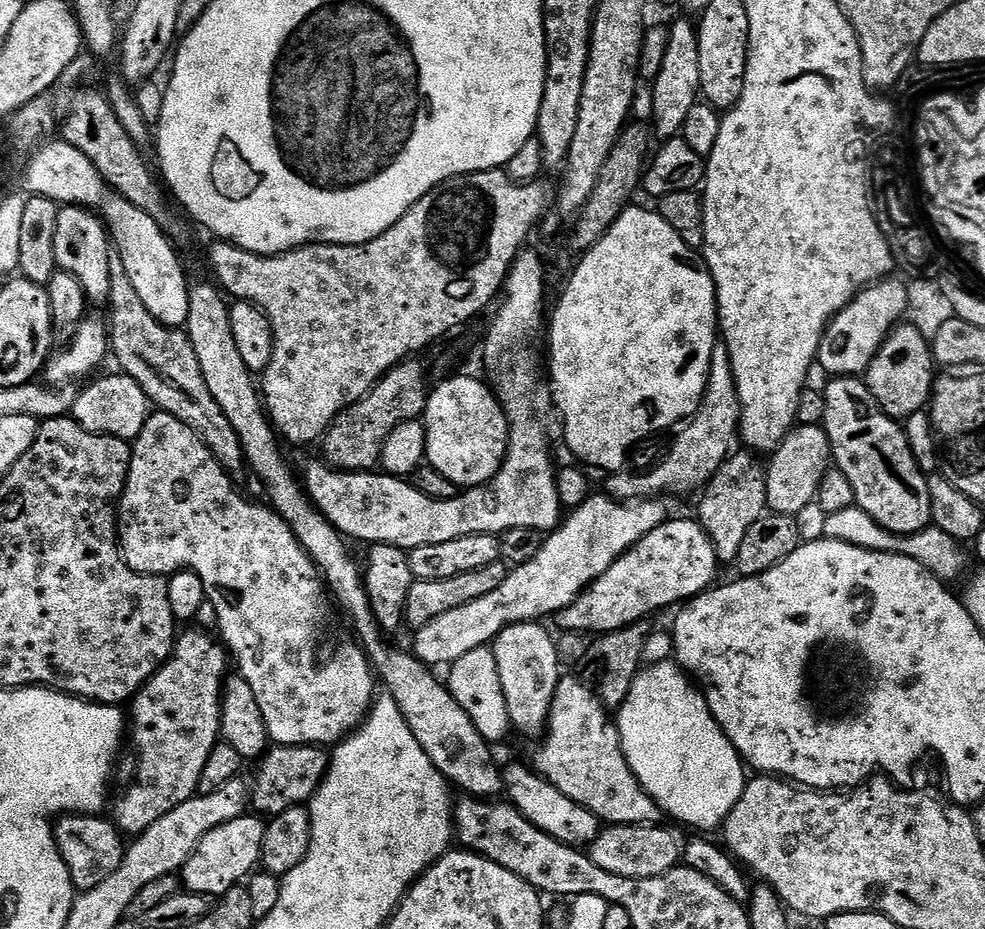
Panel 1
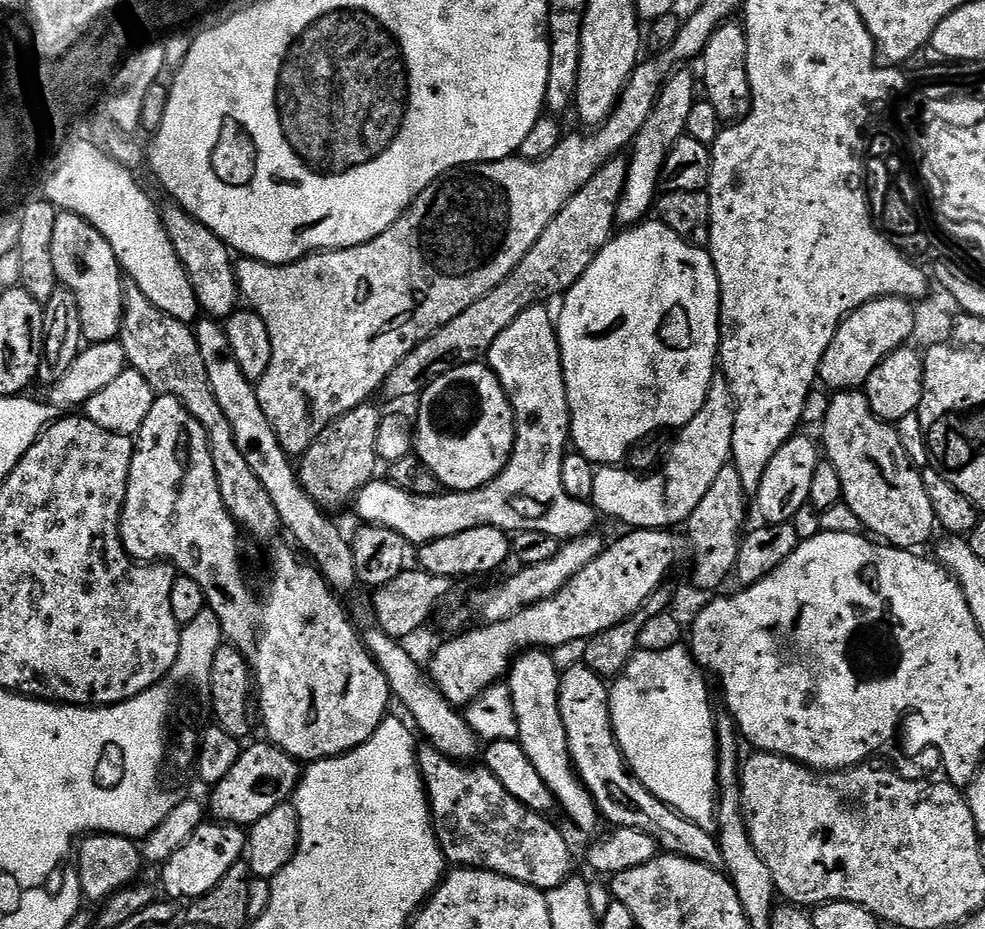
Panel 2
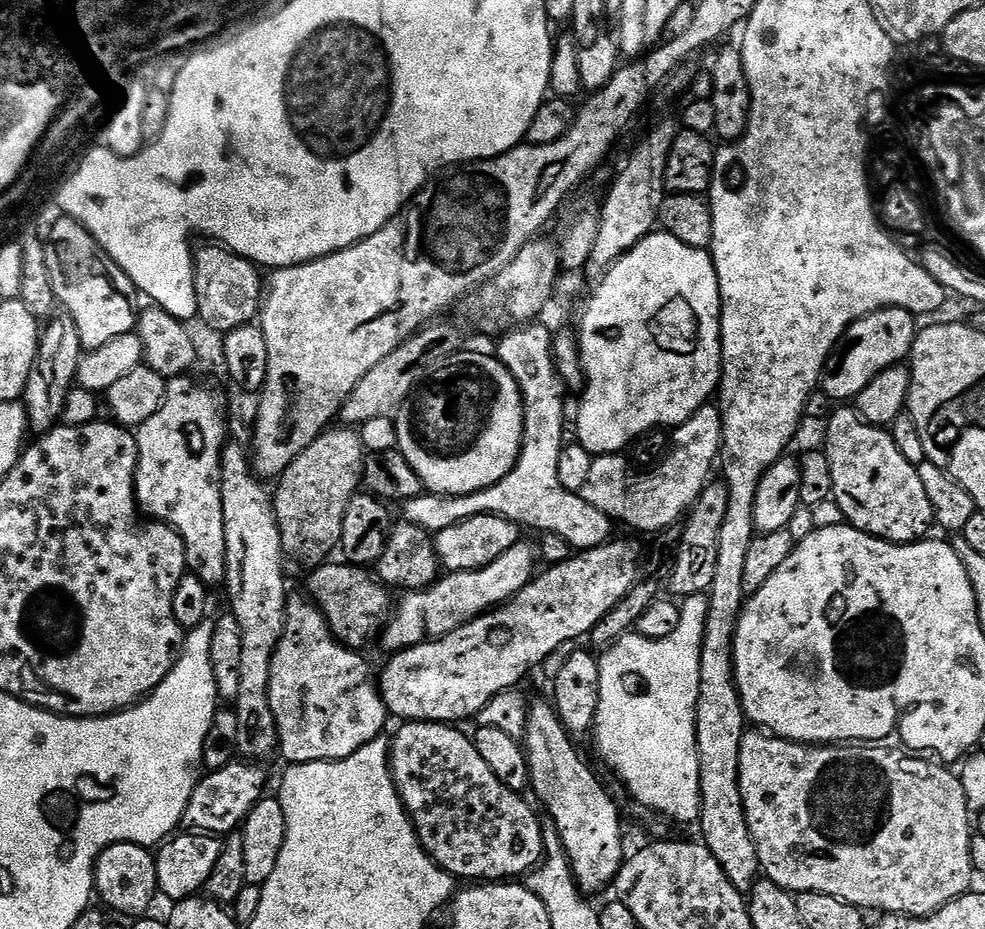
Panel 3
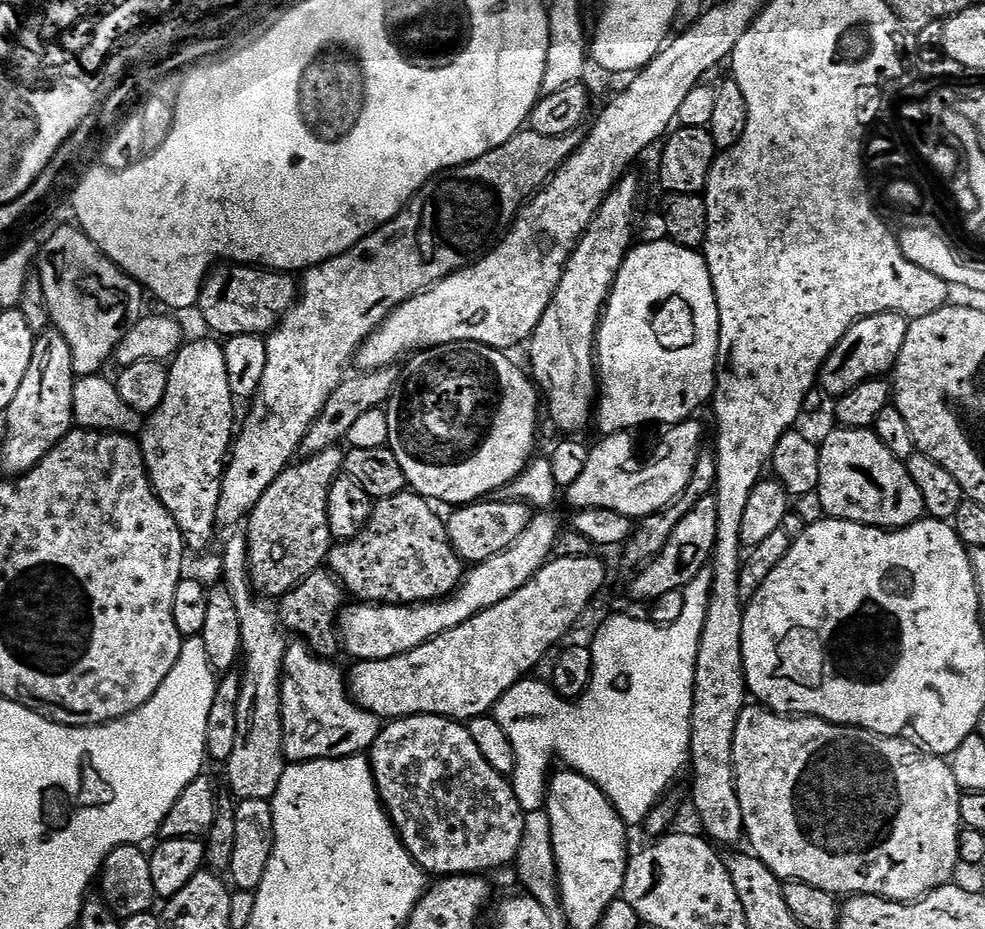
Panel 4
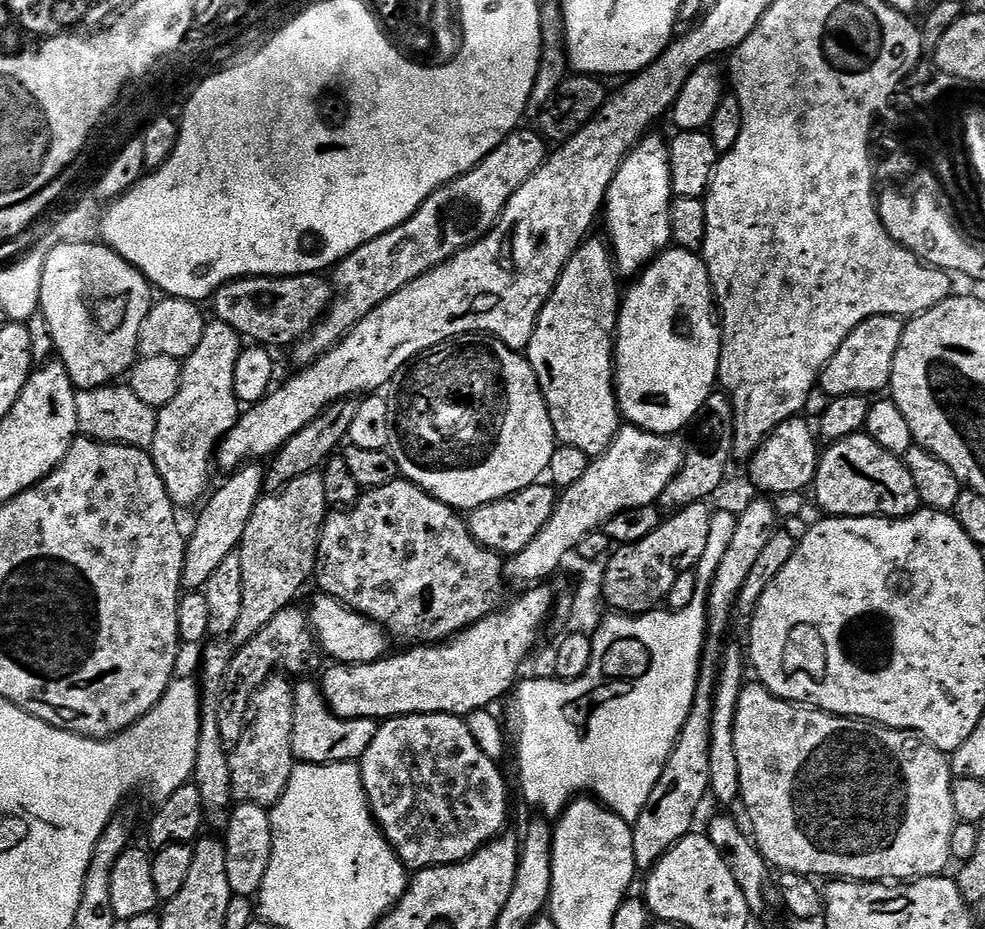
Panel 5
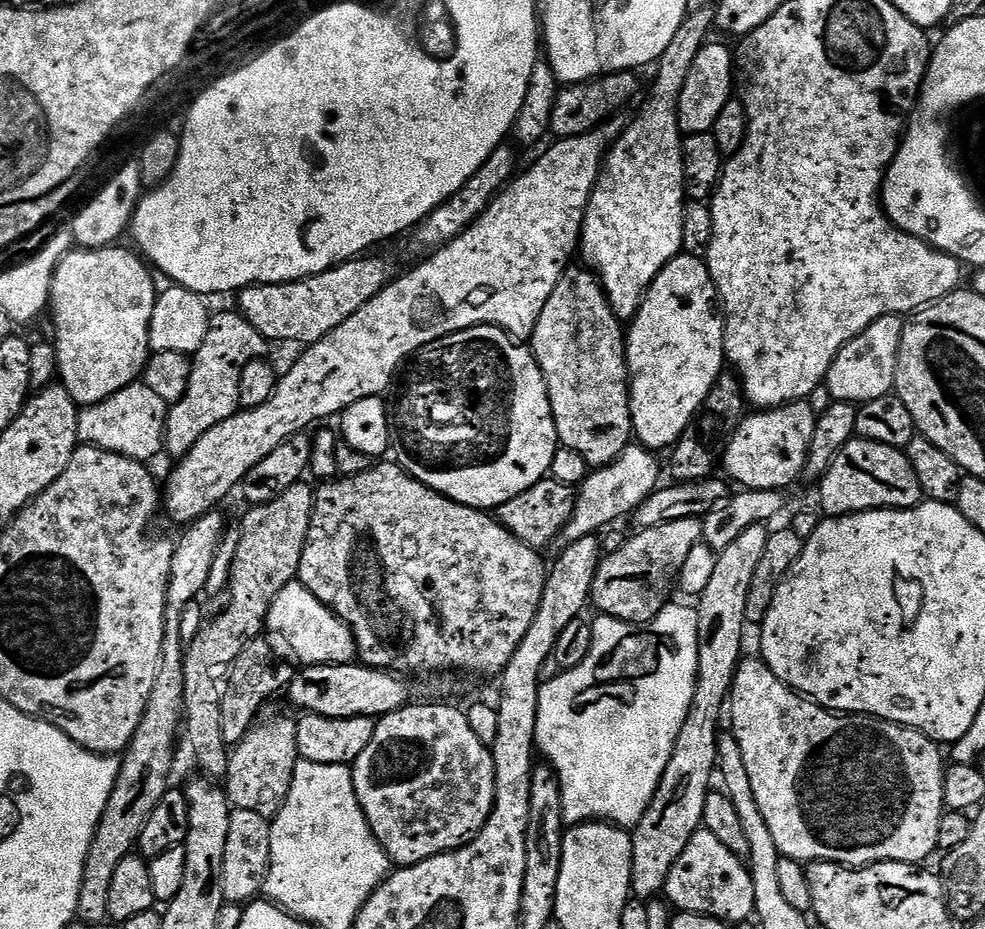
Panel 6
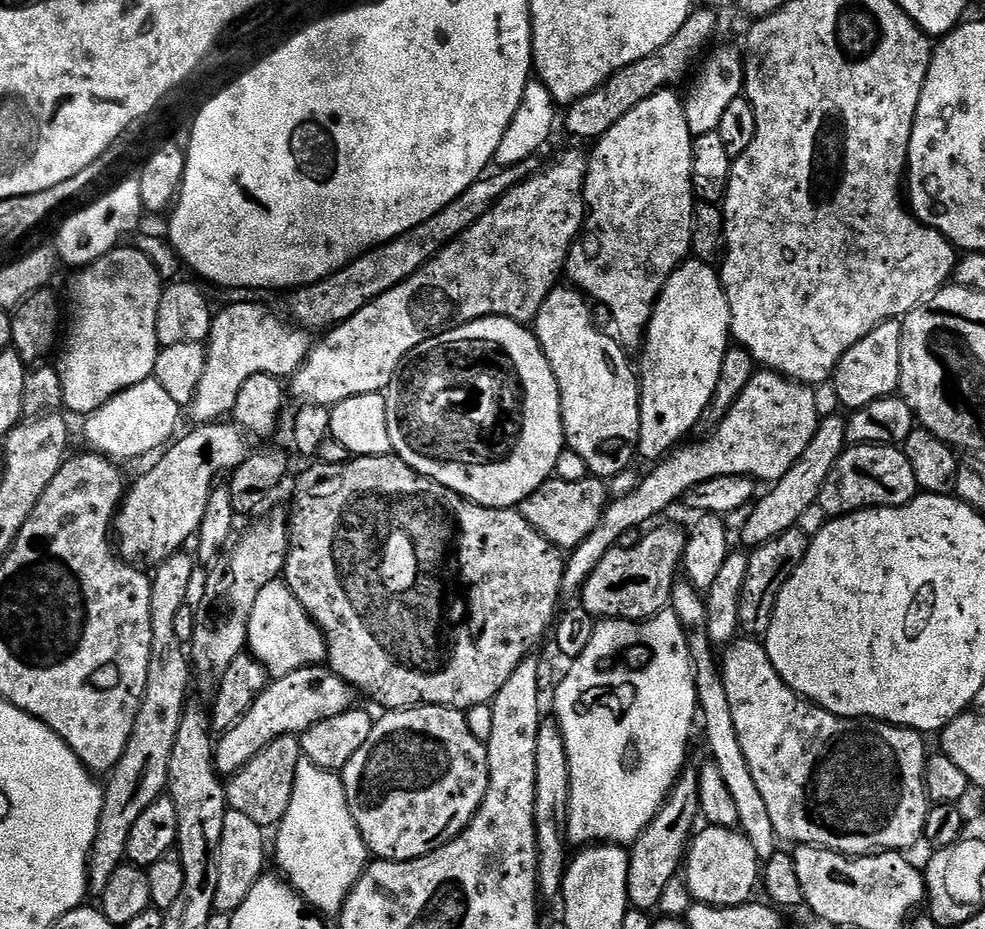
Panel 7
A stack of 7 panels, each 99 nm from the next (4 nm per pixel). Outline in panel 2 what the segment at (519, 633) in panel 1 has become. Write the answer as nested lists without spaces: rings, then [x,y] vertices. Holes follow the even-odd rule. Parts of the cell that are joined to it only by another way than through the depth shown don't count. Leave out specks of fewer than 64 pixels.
[[[544,650],[521,652],[512,661],[506,683],[510,698],[514,702],[514,718],[518,722],[516,739],[519,740],[522,750],[526,750],[526,758],[530,758],[534,770],[538,770],[542,782],[546,782],[559,811],[568,815],[568,820],[574,827],[581,828],[584,832],[592,832],[602,824],[602,817],[590,790],[586,790],[570,758],[570,742],[566,738],[566,726],[562,722],[560,709],[561,675],[554,666],[551,655]]]

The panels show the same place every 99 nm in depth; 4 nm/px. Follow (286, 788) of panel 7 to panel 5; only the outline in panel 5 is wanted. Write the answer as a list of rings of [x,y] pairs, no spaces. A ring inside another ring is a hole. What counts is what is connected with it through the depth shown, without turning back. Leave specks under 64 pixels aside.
[[[274,674],[254,694],[250,719],[242,738],[231,749],[228,765],[233,797],[242,804],[257,804],[271,809],[277,804],[290,782],[294,767],[294,684],[287,675]]]

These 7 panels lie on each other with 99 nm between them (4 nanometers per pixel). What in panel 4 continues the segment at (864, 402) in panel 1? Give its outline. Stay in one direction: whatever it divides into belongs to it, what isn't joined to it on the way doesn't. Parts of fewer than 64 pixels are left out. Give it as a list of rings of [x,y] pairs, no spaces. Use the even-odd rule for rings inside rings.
[[[866,428],[836,429],[825,438],[820,449],[820,473],[818,474],[818,491],[822,498],[825,517],[834,520],[849,520],[855,524],[865,524],[871,528],[895,530],[916,523],[925,515],[922,494],[918,486],[914,486],[914,478],[910,478],[908,466],[900,460],[876,437],[875,431]]]

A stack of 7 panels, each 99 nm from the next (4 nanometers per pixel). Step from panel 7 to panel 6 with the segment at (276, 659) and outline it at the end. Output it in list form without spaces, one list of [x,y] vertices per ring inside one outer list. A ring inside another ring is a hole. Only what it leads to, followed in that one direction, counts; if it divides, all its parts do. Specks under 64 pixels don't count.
[[[299,579],[278,590],[278,598],[274,598],[270,606],[266,628],[269,633],[277,632],[288,643],[289,650],[301,660],[301,665],[350,664],[357,659],[356,639],[348,625],[322,602],[318,602],[318,598],[314,598],[314,594],[310,594]]]

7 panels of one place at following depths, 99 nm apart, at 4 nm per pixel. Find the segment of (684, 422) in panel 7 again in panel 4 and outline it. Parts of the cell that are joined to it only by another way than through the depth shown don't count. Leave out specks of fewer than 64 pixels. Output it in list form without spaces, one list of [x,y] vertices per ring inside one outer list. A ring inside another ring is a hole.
[[[659,238],[649,244],[637,243],[632,251],[624,257],[619,274],[612,287],[612,293],[608,295],[608,304],[604,307],[604,315],[600,318],[600,329],[596,332],[596,363],[598,365],[598,407],[594,412],[595,427],[601,428],[601,433],[627,432],[637,430],[643,424],[664,424],[671,426],[679,424],[682,420],[695,417],[696,411],[704,403],[713,399],[716,390],[716,355],[718,354],[718,342],[720,341],[720,315],[718,314],[718,302],[714,294],[714,286],[710,278],[708,263],[697,249],[687,248],[681,244],[675,244],[673,240]]]

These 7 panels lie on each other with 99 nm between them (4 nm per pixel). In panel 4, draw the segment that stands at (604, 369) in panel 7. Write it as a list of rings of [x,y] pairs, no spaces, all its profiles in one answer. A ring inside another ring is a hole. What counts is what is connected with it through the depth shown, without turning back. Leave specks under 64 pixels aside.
[[[626,174],[623,178],[617,182],[616,187],[613,188],[612,193],[605,198],[602,202],[602,206],[598,206],[598,210],[594,214],[594,218],[590,222],[590,226],[582,234],[582,238],[577,242],[576,249],[570,254],[570,258],[566,262],[564,267],[564,273],[562,278],[558,282],[558,290],[554,290],[554,298],[550,302],[550,306],[546,306],[546,314],[542,314],[542,322],[538,322],[538,326],[534,330],[532,339],[527,341],[526,349],[528,348],[528,360],[532,363],[530,367],[530,376],[534,381],[539,395],[541,397],[548,396],[548,404],[546,400],[546,416],[553,420],[558,427],[564,431],[564,434],[584,434],[584,432],[594,420],[594,409],[598,404],[598,365],[596,363],[596,332],[600,329],[600,318],[604,315],[604,307],[608,304],[608,295],[612,293],[612,287],[616,281],[616,275],[620,272],[620,267],[624,261],[624,257],[632,251],[634,247],[634,239],[632,235],[636,232],[636,207],[640,204],[640,180],[633,174]]]

